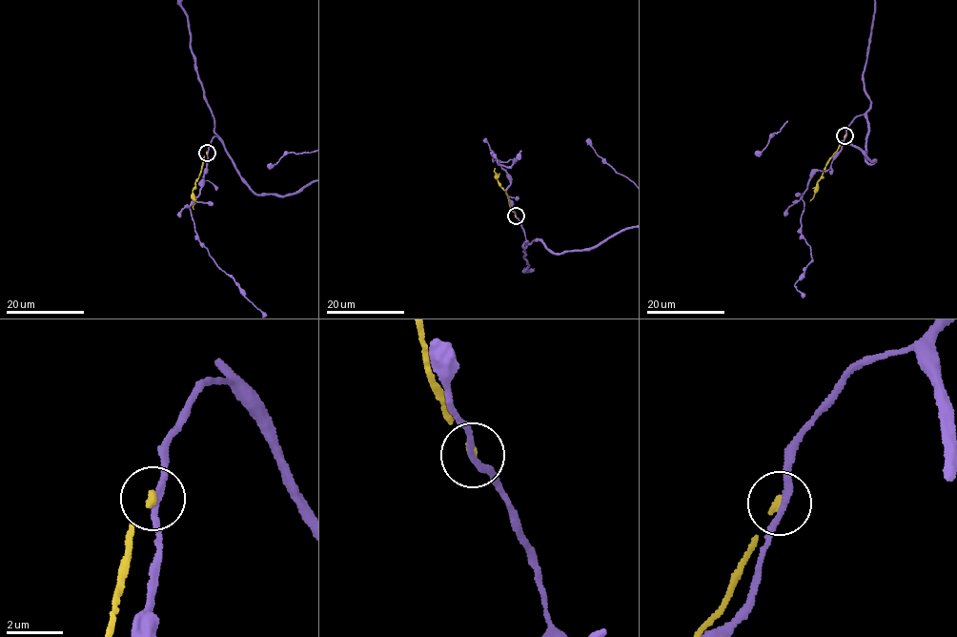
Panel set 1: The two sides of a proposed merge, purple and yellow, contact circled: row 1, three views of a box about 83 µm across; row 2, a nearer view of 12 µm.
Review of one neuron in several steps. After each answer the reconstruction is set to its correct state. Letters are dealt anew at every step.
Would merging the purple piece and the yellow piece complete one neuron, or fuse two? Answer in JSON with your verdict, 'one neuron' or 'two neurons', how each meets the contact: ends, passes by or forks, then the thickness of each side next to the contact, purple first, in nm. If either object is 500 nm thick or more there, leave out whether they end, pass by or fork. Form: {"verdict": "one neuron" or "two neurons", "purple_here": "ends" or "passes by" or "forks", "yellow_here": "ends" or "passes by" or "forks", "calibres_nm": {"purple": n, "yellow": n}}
{"verdict": "two neurons", "purple_here": "passes by", "yellow_here": "ends", "calibres_nm": {"purple": 200, "yellow": 200}}

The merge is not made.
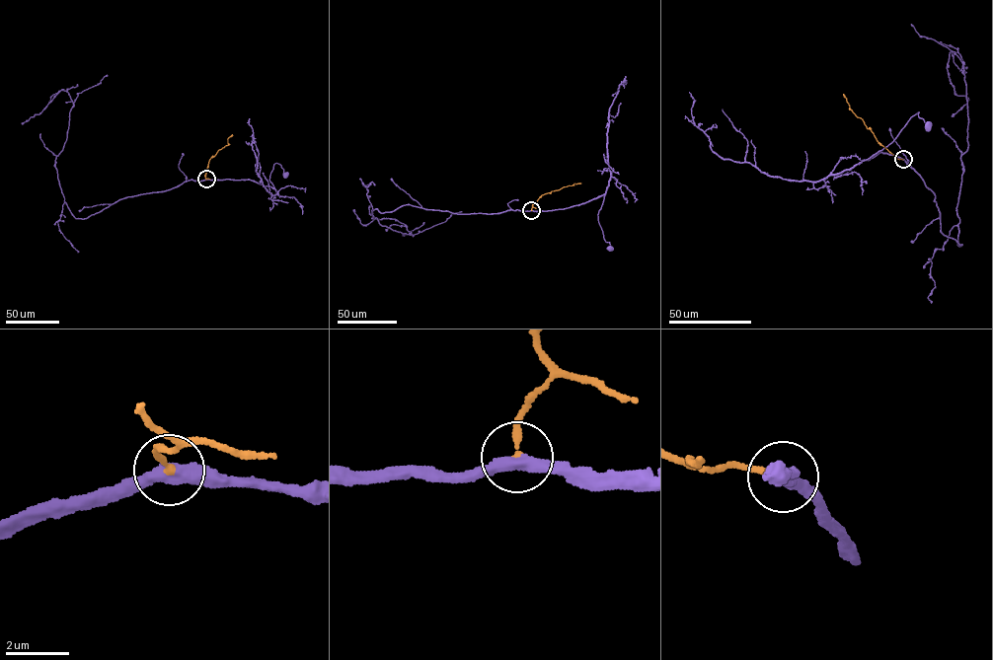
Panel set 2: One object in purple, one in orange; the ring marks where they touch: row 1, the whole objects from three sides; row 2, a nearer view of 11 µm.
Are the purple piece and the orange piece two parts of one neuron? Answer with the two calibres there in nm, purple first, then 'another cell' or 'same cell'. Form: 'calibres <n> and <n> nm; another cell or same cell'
calibres 420 and 180 nm; same cell

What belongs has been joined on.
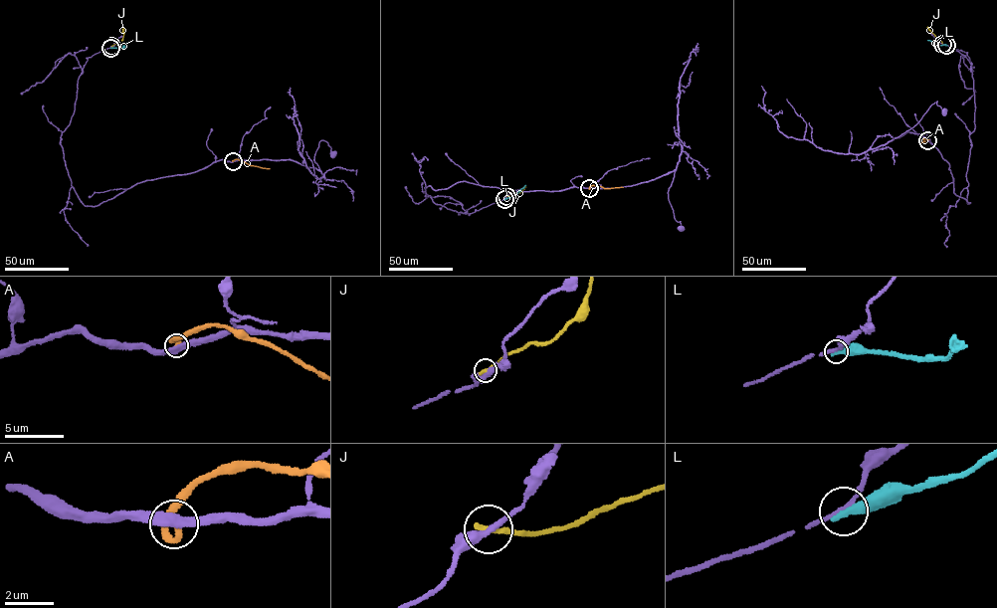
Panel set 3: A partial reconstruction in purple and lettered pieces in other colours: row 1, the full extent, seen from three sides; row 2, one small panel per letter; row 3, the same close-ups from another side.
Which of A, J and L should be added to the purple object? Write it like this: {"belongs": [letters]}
{"belongs": []}

